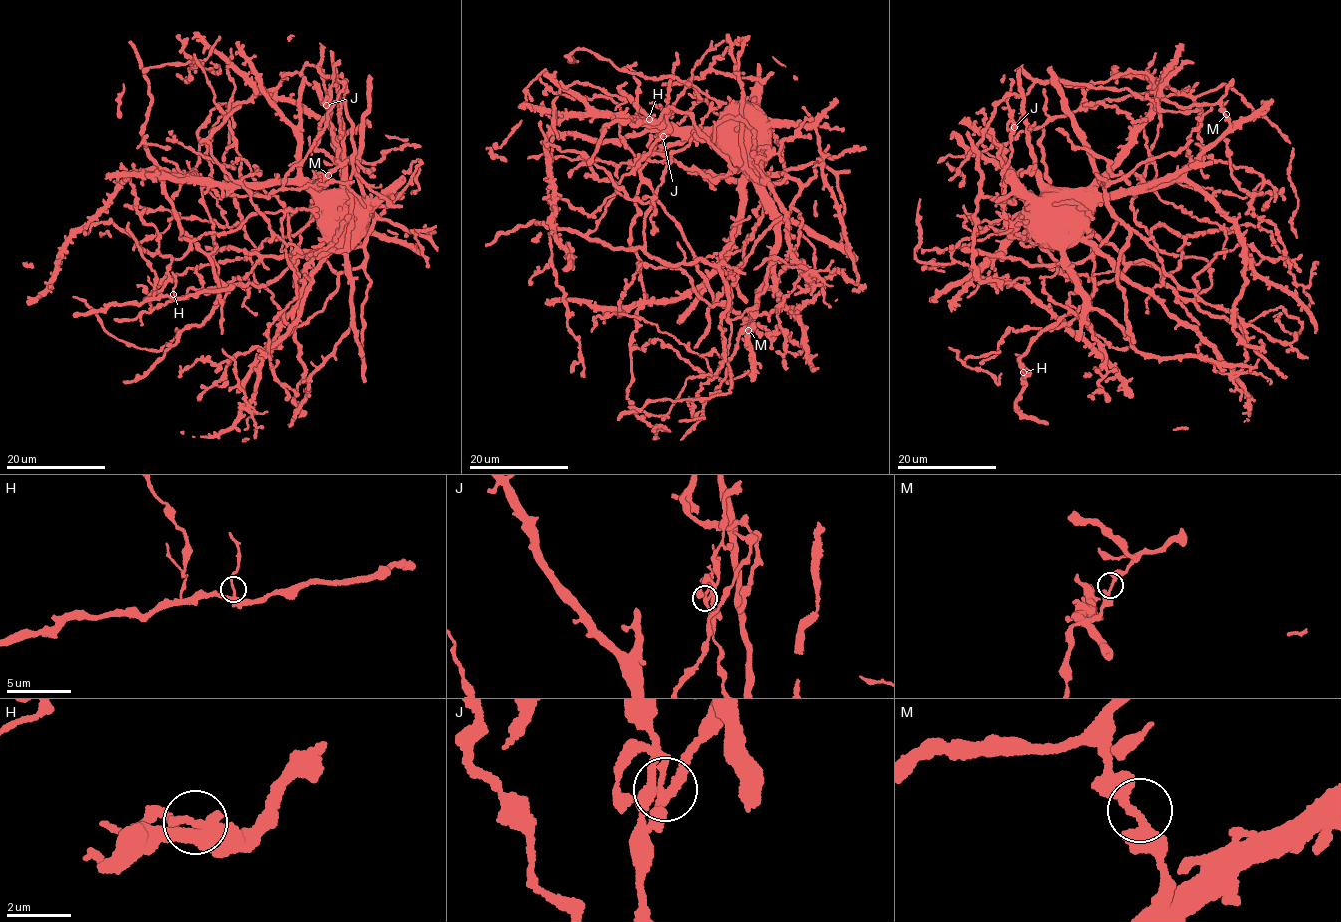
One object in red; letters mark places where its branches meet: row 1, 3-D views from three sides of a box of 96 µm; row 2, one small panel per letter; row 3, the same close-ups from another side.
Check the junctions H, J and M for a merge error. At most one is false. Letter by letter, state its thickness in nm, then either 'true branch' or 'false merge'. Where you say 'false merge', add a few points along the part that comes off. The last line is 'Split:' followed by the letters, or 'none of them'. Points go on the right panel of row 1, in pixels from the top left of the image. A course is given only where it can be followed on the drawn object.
H: calibre 240 nm; false merge; course (1023, 372), (1015, 354)
J: calibre 240 nm; true branch
M: calibre 240 nm; true branch
Split: H

